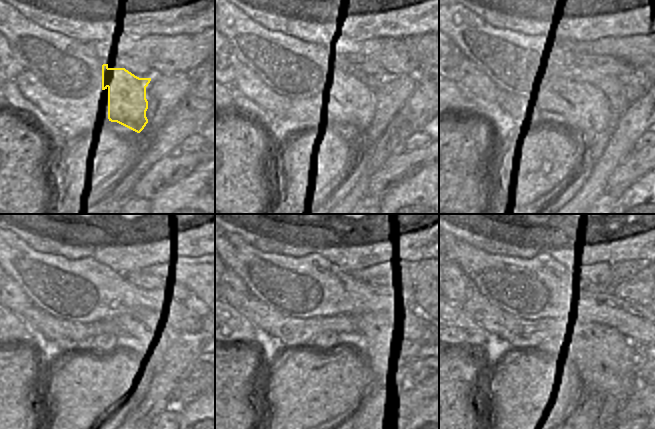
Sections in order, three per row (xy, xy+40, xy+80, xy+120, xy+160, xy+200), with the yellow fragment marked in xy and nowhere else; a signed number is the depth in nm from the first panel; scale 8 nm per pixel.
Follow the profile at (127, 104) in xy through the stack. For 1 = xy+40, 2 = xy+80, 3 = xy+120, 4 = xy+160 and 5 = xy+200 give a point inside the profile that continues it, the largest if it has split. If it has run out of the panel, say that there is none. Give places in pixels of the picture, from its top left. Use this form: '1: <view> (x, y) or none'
1: xy+40 (351, 102)
2: xy+80 (583, 106)
3: xy+120 (148, 334)
4: xy+160 (376, 342)
5: xy+200 (618, 359)

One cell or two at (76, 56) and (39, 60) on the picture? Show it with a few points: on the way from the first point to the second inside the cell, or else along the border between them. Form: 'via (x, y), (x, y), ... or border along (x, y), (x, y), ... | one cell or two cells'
via (67, 60), (48, 60) | one cell

